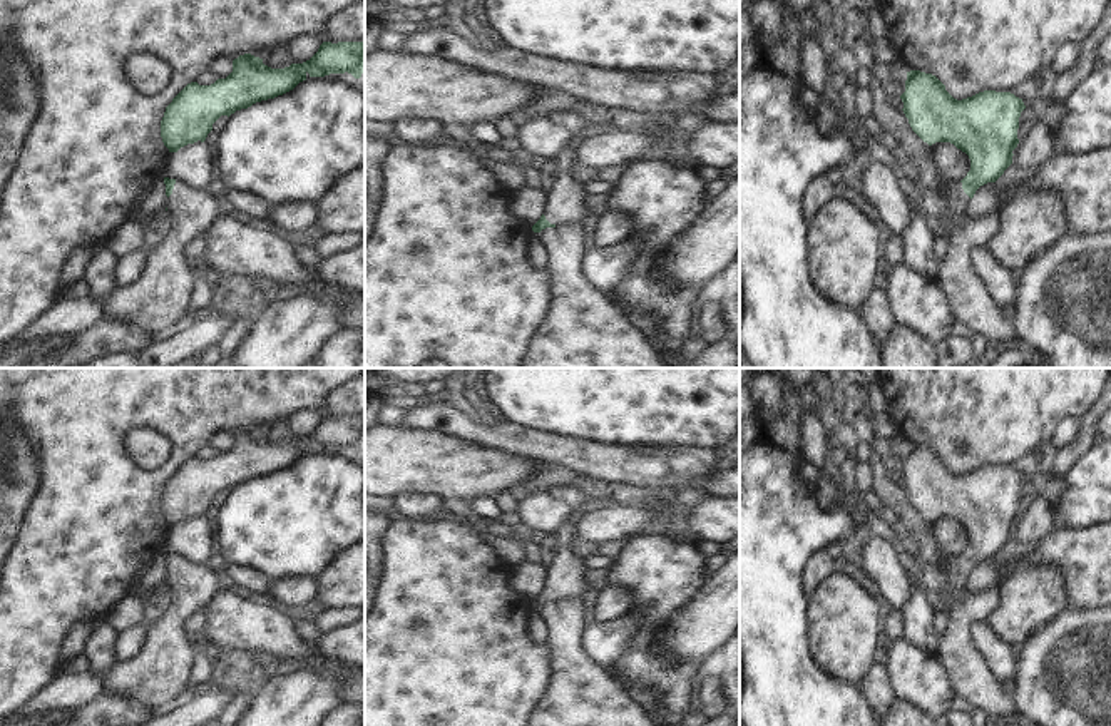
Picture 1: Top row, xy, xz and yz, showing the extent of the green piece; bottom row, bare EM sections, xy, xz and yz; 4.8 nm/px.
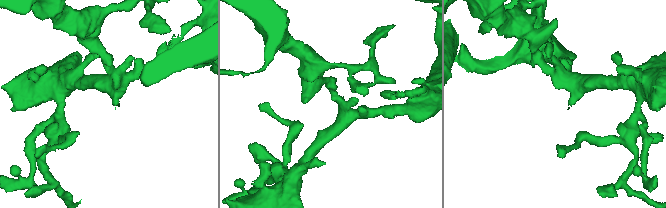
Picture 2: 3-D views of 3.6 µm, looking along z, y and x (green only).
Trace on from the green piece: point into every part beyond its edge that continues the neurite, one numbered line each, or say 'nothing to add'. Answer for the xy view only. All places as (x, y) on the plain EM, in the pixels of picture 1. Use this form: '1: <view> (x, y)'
1: xy (191, 586)

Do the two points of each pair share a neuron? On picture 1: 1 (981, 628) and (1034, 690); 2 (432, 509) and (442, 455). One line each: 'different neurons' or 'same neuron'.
1: different neurons
2: different neurons

